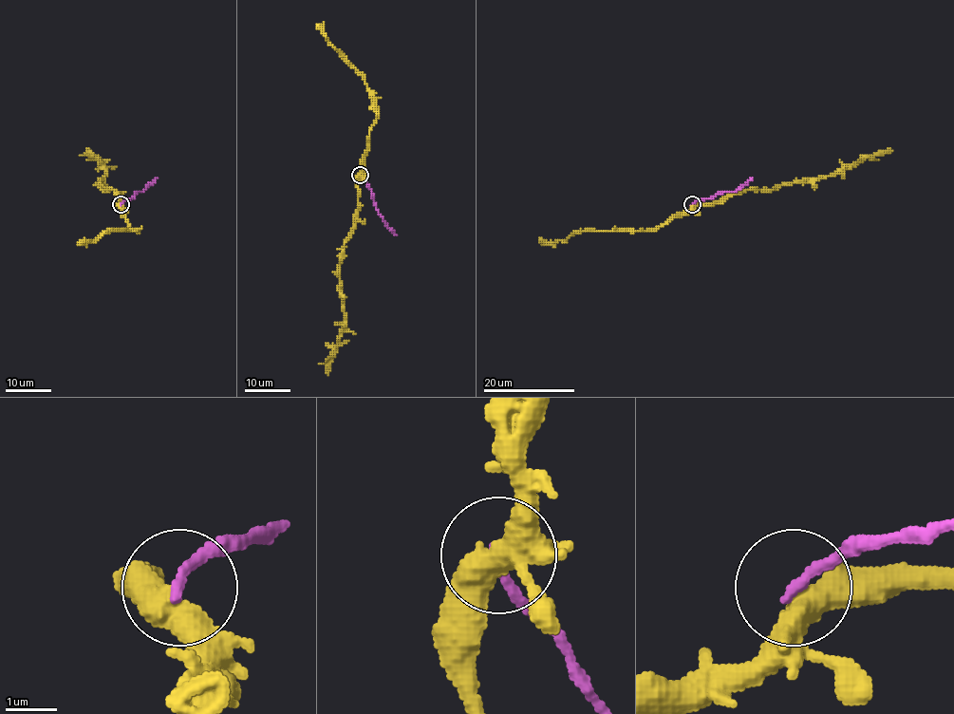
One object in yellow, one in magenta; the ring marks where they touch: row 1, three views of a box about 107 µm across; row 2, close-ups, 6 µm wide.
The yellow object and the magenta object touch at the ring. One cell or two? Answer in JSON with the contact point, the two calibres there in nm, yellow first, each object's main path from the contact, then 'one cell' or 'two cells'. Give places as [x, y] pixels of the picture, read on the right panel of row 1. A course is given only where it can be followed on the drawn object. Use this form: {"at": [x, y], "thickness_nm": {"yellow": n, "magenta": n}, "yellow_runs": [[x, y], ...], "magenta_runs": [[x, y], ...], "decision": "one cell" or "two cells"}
{"at": [692, 204], "thickness_nm": {"yellow": 480, "magenta": 200}, "yellow_runs": [[692, 205], [716, 204], [745, 190], [769, 190], [797, 180], [813, 180], [841, 173], [863, 159], [891, 150]], "magenta_runs": [[692, 205], [714, 198], [719, 194], [740, 189], [753, 178]], "decision": "two cells"}

